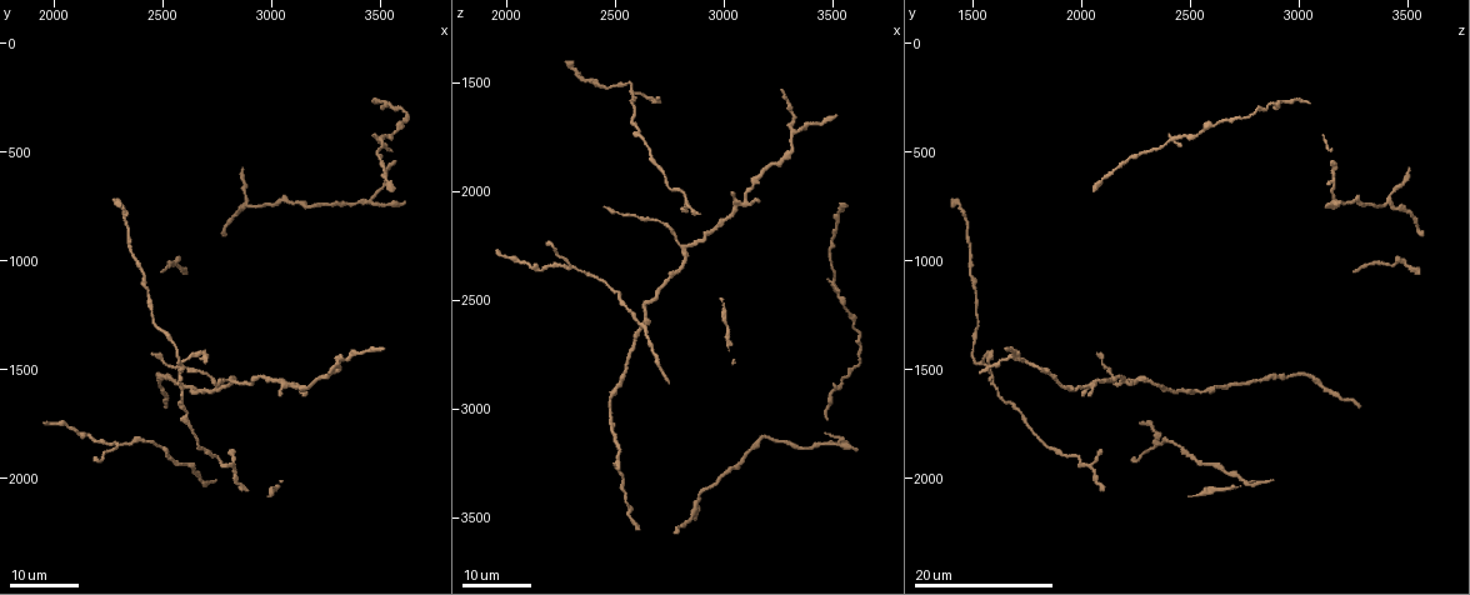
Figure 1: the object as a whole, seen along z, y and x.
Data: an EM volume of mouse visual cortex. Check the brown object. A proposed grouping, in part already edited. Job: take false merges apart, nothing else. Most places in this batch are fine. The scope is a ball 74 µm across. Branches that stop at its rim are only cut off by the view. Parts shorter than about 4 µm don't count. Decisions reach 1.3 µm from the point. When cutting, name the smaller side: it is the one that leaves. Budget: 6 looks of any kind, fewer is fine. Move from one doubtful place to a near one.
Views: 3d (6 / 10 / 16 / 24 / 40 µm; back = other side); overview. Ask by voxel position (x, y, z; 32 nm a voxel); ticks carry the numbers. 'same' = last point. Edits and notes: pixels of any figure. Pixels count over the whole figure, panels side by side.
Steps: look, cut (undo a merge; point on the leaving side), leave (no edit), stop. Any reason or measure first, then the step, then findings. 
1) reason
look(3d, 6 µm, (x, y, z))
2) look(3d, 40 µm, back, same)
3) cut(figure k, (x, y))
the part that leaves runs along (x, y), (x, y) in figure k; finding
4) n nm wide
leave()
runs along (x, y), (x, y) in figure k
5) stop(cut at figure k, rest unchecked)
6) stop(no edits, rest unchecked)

look(3d, 16 µm, (2590, 1470, 1550))

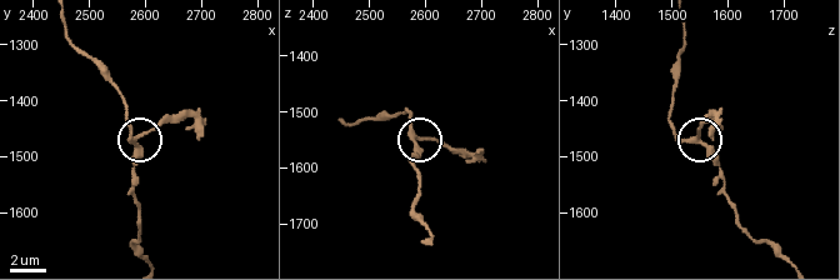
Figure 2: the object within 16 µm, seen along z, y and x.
closer look
look(3d, 6 µm, (2590, 1465, 1545))

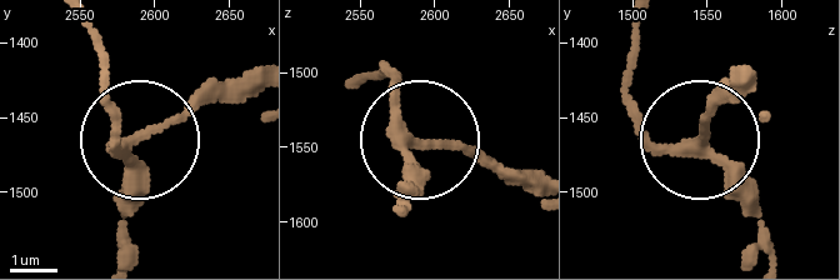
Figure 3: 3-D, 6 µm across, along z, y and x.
leave()
runs along (771, 254), (755, 195), (704, 135), (728, 79) in figure 3; one cell here

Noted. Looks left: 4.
side arm on a straight run
look(3d, 24 µm, (2300, 1850, 2340))

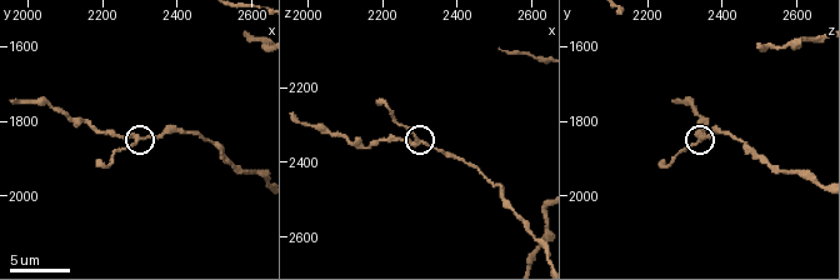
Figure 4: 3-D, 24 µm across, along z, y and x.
look(3d, 6 µm, (2300, 1850, 2340))

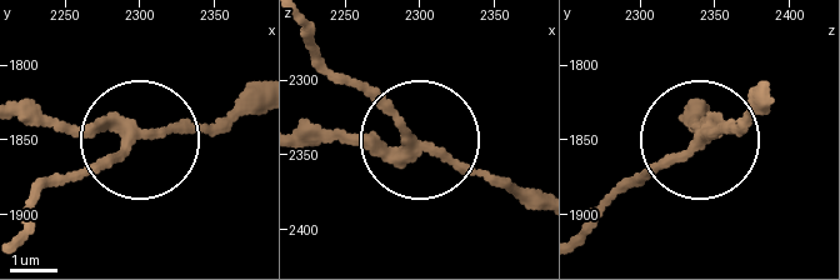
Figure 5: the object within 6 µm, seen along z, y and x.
250 nm wide
leave()
continuous, no second cell

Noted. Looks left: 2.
two arms in line, one across
look(3d, 24 µm, (3460, 740, 3150))

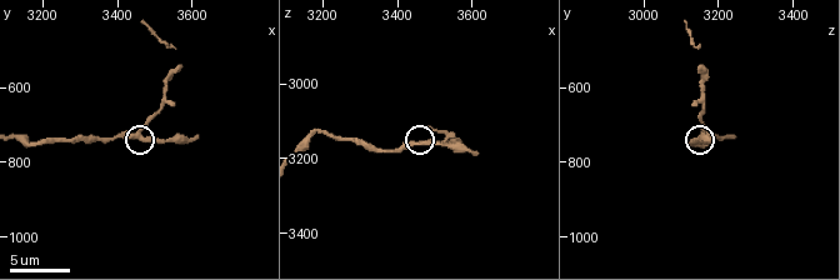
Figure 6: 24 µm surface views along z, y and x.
look(3d, 6 µm, (3450, 730, 3170))

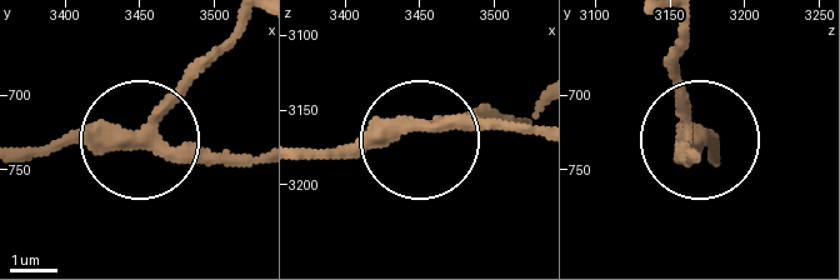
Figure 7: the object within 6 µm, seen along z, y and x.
280 nm wide
leave()
runs along (306, 154), (425, 130), (533, 130) in figure 7; one cell here

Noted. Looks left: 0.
stop(no edits, rest unchecked)

